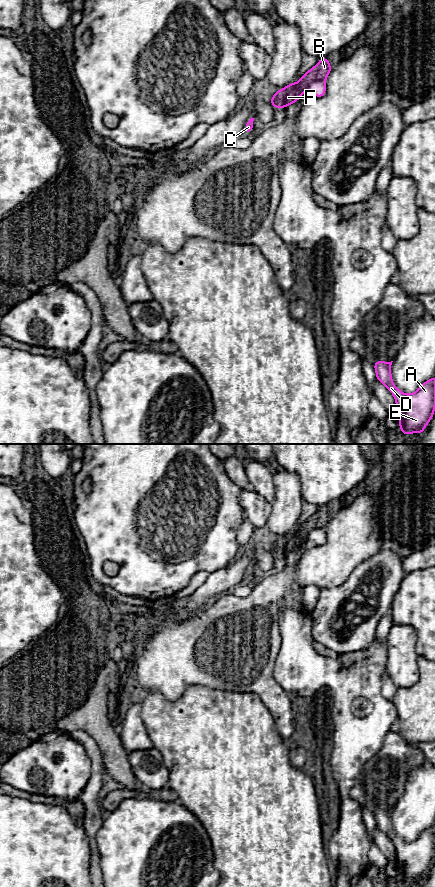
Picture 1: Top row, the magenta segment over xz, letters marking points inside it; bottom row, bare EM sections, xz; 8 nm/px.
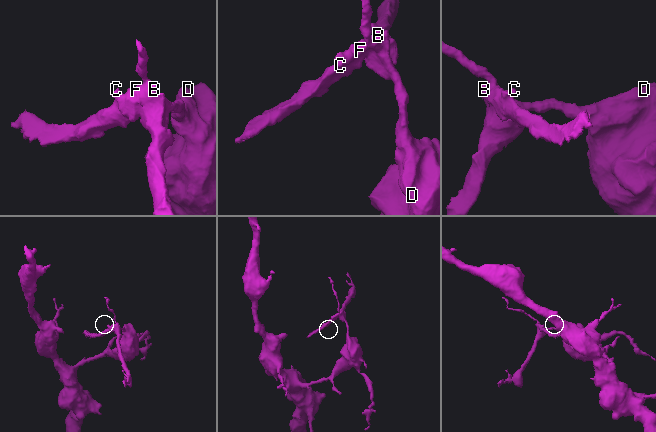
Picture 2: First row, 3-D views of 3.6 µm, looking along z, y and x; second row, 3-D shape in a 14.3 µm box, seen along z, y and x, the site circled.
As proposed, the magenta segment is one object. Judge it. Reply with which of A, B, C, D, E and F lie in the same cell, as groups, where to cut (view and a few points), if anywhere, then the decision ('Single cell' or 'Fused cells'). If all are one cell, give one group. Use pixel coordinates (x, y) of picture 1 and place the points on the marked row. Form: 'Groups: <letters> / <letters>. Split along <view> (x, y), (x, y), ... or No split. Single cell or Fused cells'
Groups: A D E / B C F. Split along xz (324, 81), (314, 81), (307, 90). Fused cells

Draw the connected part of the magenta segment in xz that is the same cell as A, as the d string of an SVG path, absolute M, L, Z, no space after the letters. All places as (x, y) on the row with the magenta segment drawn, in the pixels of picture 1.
M378 360L374 363L376 379L392 393L395 399L399 429L403 435L422 434L434 416L435 376L425 381L414 393L405 394L393 383L392 362Z

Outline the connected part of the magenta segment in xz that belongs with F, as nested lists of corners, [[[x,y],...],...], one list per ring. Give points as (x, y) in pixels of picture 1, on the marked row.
[[[327,57],[319,59],[319,62],[309,69],[296,83],[289,83],[286,87],[277,90],[269,100],[275,109],[286,108],[297,102],[302,94],[308,91],[308,87],[315,81],[326,81],[332,67]]]

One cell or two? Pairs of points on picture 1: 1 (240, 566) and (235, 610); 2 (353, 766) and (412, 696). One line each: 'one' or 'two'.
1: two
2: two

